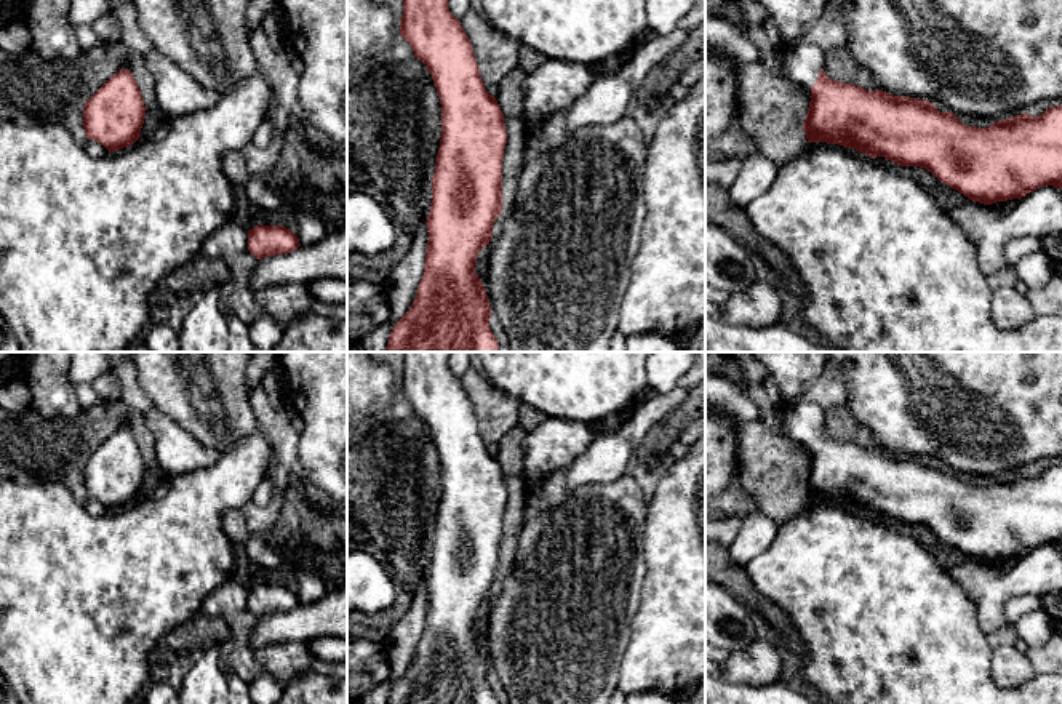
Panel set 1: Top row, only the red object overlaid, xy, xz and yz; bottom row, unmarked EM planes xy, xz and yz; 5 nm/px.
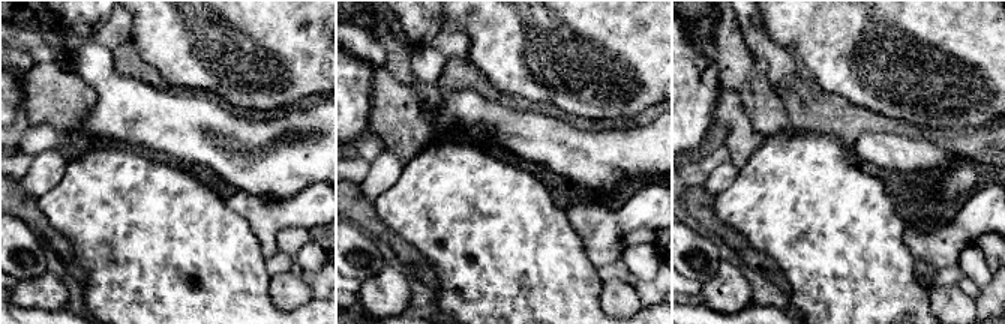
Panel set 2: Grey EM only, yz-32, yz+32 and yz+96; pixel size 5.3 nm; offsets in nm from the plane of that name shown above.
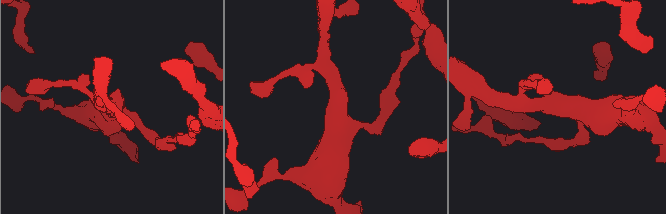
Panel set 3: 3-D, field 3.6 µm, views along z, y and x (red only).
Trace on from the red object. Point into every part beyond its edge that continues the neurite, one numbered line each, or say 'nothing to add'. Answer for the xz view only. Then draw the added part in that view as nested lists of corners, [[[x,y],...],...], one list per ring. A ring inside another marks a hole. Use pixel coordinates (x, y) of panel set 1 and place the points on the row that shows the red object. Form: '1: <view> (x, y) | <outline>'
nothing to add

